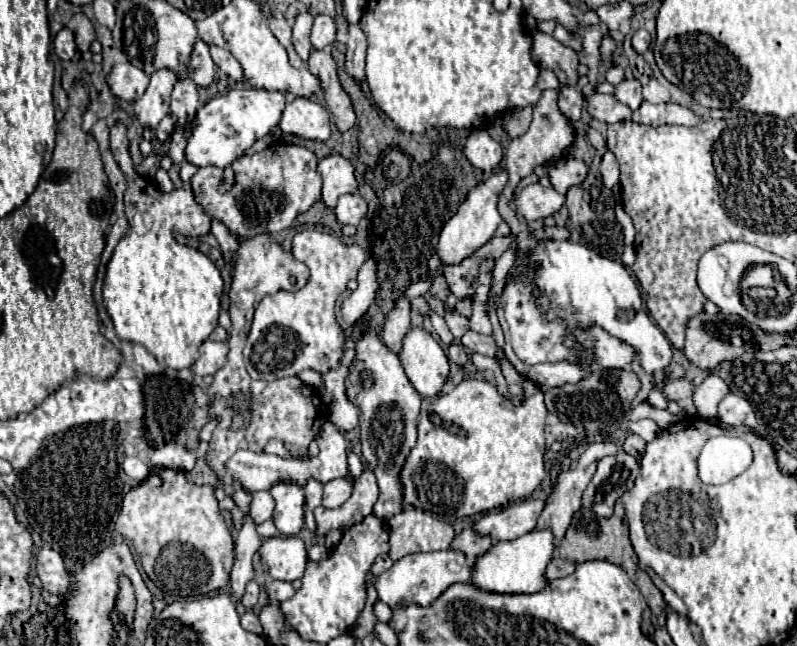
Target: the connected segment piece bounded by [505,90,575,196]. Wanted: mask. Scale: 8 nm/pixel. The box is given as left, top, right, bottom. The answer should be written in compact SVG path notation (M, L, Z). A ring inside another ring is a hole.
M545 90L541 94L541 100L535 106L533 122L531 122L529 130L525 134L521 134L519 138L513 138L509 142L509 146L507 146L507 152L505 152L505 168L511 174L511 180L509 180L509 186L511 188L505 190L505 196L511 196L513 190L515 190L515 184L523 176L531 174L537 164L549 162L549 160L557 160L557 158L565 156L567 154L567 148L573 144L573 138L575 138L575 130L571 128L569 120L557 108L557 90Z

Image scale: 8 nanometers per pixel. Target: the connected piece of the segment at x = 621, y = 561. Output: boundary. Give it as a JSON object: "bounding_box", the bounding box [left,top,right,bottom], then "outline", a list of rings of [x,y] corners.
{"bounding_box":[559,500,639,582],"outline":[[[621,500],[617,502],[615,506],[615,512],[613,516],[607,520],[607,518],[595,518],[587,524],[587,510],[581,508],[573,514],[573,520],[571,520],[571,526],[565,534],[565,538],[559,542],[559,556],[563,560],[571,560],[575,564],[581,564],[581,562],[589,562],[589,560],[607,560],[611,564],[617,564],[621,566],[627,576],[637,582],[637,570],[639,570],[639,564],[637,564],[637,556],[633,552],[633,546],[629,542],[629,528],[627,528],[627,522],[625,522],[625,510],[623,510],[623,504]]]}

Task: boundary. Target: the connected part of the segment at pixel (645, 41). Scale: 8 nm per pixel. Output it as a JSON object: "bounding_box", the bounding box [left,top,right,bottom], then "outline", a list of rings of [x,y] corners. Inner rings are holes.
{"bounding_box":[633,30,651,54],"outline":[[[637,30],[633,34],[633,48],[635,48],[635,52],[643,54],[649,48],[649,44],[651,44],[651,36],[649,36],[647,30]]]}

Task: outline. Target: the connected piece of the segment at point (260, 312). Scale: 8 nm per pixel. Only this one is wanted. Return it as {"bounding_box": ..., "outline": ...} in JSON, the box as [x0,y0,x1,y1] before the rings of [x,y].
{"bounding_box":[245,230,367,380],"outline":[[[303,230],[291,240],[291,254],[305,262],[311,270],[307,284],[297,292],[275,292],[265,296],[253,318],[253,326],[245,344],[247,372],[255,380],[277,380],[295,376],[307,368],[321,374],[339,366],[343,358],[345,334],[335,320],[335,302],[345,292],[347,282],[357,278],[357,270],[367,260],[367,254],[357,244],[343,244],[339,236],[323,230]]]}

